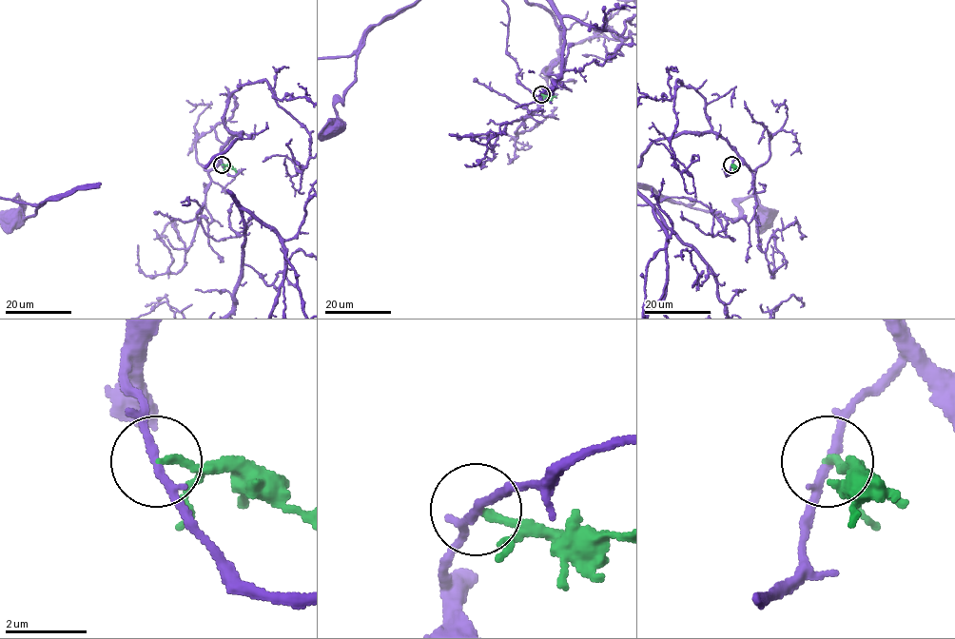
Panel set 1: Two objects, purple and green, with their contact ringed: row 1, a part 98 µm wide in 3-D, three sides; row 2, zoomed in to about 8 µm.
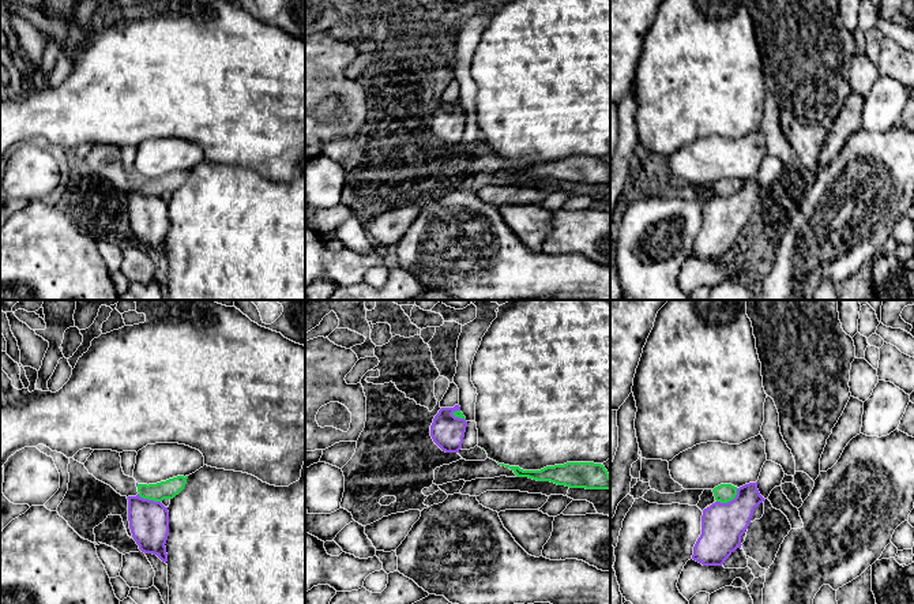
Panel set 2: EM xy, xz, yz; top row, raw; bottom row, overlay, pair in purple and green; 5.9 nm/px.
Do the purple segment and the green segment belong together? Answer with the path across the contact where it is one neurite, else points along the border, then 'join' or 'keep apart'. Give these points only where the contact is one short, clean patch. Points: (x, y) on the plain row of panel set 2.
along yz (737, 183), (737, 188), (732, 194), (717, 197) | keep apart

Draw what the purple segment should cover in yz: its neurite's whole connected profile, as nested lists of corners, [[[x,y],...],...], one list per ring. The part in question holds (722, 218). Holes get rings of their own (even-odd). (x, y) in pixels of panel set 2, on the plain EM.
[[[756,176],[737,183],[733,195],[715,196],[704,203],[702,229],[693,241],[692,254],[703,260],[722,260],[741,243],[741,230],[748,224],[755,203],[764,195]]]

